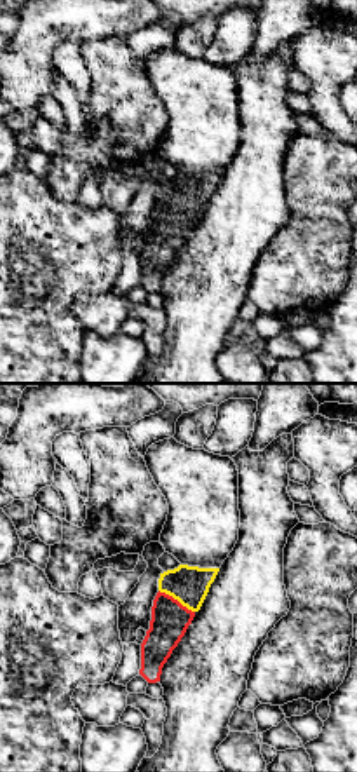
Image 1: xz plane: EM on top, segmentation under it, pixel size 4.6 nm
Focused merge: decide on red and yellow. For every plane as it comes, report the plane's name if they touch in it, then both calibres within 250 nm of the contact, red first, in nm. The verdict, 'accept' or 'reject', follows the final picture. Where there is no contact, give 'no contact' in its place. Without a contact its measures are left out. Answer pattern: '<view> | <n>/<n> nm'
xz | 180/180 nm

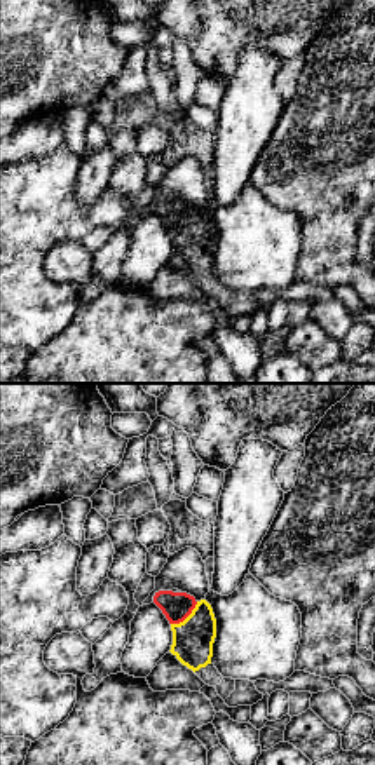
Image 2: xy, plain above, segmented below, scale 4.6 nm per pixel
xy | 140/190 nm

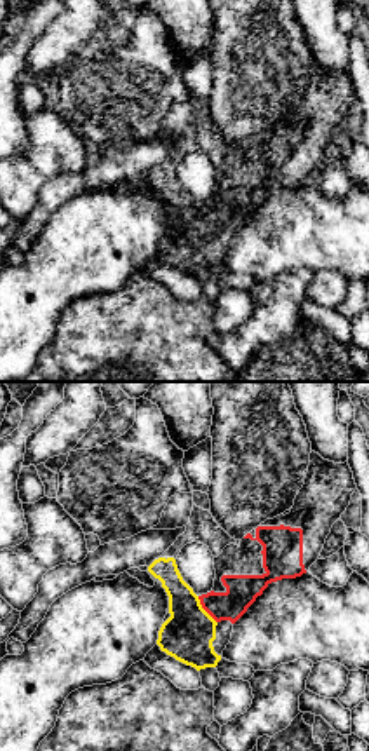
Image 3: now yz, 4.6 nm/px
yz | 140/240 nm

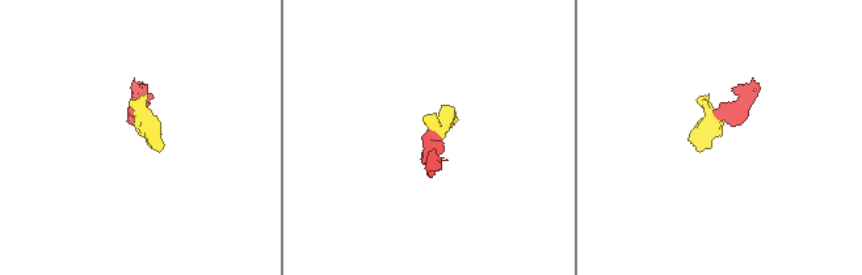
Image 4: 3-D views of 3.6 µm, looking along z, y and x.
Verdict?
accept

